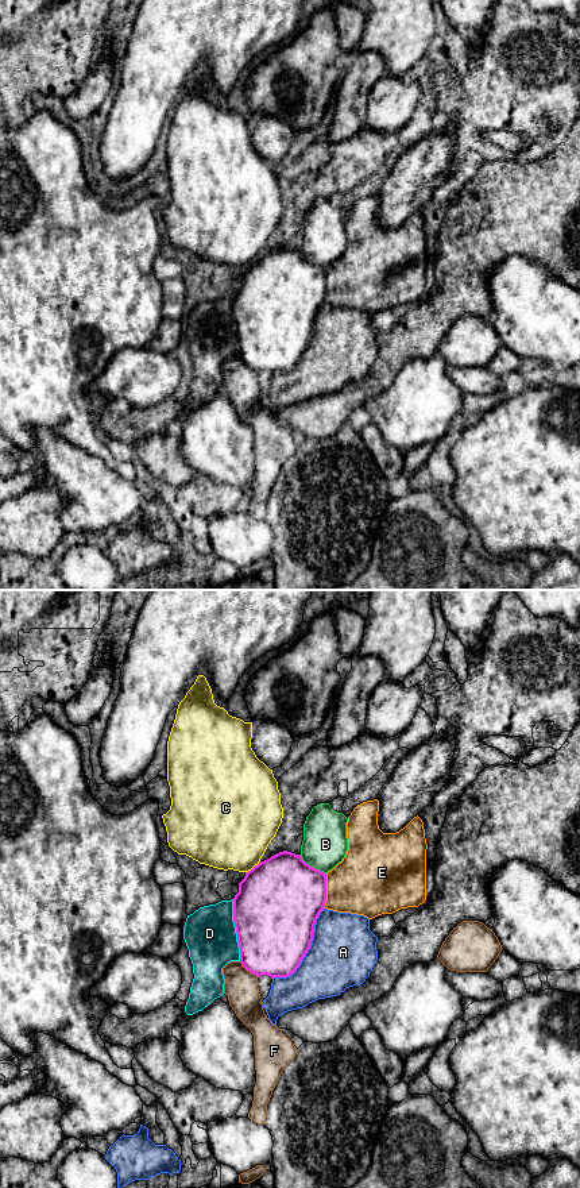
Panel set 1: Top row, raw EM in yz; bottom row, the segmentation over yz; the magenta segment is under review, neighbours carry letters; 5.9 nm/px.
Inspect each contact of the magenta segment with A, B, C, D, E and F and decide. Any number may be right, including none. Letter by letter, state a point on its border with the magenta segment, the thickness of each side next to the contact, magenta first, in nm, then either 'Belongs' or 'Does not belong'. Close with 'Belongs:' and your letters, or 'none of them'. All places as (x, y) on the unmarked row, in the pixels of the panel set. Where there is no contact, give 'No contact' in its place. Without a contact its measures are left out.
A: Touches magenta at yz (308, 344). Thickness 460 nm (magenta) against 400 nm. Does not belong
B: Touches magenta at yz (312, 262). Thickness 480 nm (magenta) against 260 nm. Belongs
C: Touches magenta at yz (254, 262). Thickness 500 nm (magenta) against 440 nm. Does not belong
D: Touches magenta at yz (236, 326). Thickness 500 nm (magenta) against 300 nm. Does not belong
E: Touches magenta at yz (325, 286). Thickness 480 nm (magenta) against 380 nm. Does not belong
F: Touches magenta at yz (248, 365). Thickness 420 nm (magenta) against 200 nm. Does not belong
Belongs: B

